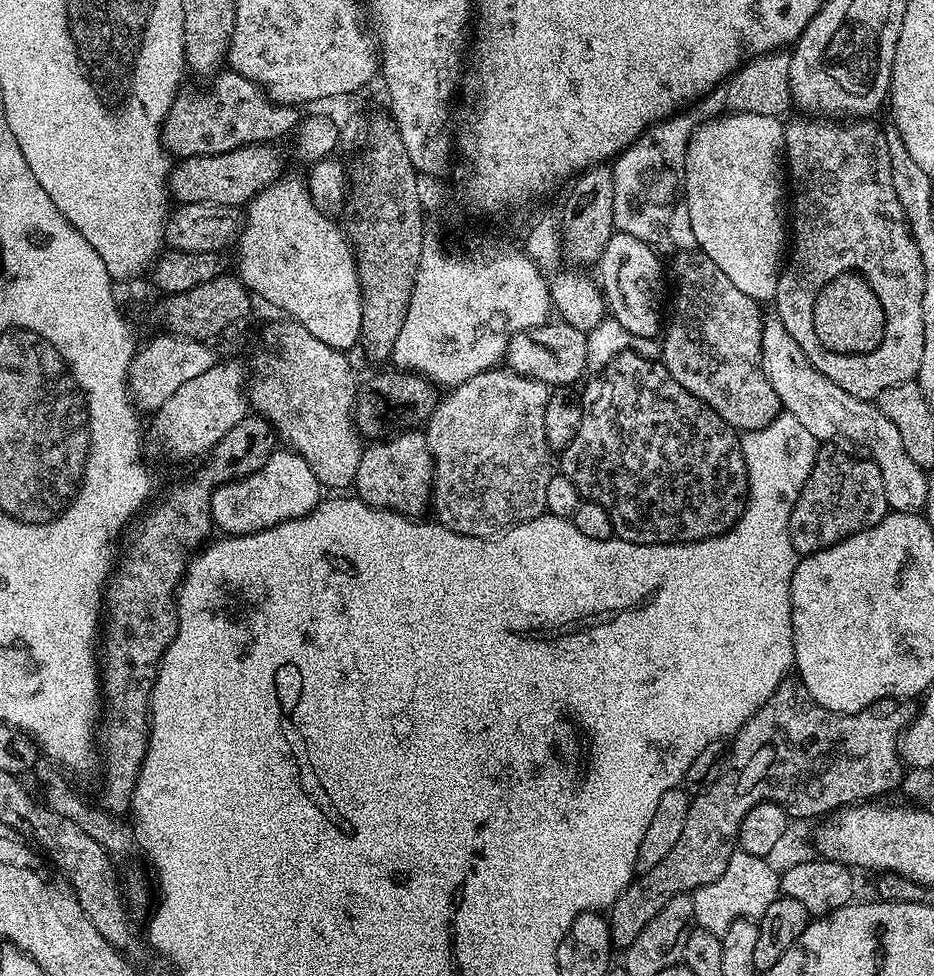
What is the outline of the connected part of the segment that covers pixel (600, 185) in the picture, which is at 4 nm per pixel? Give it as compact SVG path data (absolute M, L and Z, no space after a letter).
M607 163L588 168L571 181L572 189L564 200L564 209L558 215L558 227L562 237L562 256L566 261L573 260L573 265L595 265L600 259L606 242L610 242L616 231L614 222L614 178Z

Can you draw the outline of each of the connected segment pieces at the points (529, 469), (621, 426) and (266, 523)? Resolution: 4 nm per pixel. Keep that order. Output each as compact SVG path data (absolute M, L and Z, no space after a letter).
M495 366L485 372L475 374L453 387L448 397L441 399L426 421L426 435L428 437L428 453L432 456L432 502L431 511L436 511L435 519L443 528L448 528L457 536L483 536L496 538L507 533L515 524L530 522L534 518L545 515L546 486L554 475L554 464L548 461L550 449L546 440L545 415L547 400L550 393L549 385L538 382L534 378L526 378L522 374L509 370L504 366Z
M629 350L618 353L603 368L603 371L595 373L591 379L593 380L585 386L584 394L582 393L581 426L574 435L573 441L559 453L558 468L564 477L580 491L583 499L598 502L598 506L602 506L602 510L610 514L613 533L619 539L635 544L685 544L695 540L714 538L731 530L743 514L744 505L748 502L748 471L740 449L740 436L737 429L731 428L710 406L694 398L690 390L678 386L678 382L674 382L670 370L666 370L663 362L644 356L640 352Z
M278 448L267 464L254 474L220 484L212 492L213 525L223 534L245 536L260 533L282 522L304 517L322 498L322 485L309 463L292 449Z

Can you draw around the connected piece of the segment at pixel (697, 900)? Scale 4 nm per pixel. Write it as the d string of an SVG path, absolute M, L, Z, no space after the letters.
M737 850L732 853L722 878L696 889L691 895L694 922L707 932L722 936L736 919L758 920L780 893L779 874L768 866L765 857Z

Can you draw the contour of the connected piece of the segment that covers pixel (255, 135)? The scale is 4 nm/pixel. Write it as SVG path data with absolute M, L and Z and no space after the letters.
M224 70L219 73L211 81L212 84L209 88L196 88L193 92L187 92L187 90L181 91L179 95L177 95L176 100L170 106L170 110L166 114L166 118L164 119L164 123L160 125L160 139L164 141L165 148L168 149L169 153L173 157L183 158L185 156L209 156L210 154L226 154L230 150L238 150L242 146L246 146L247 144L266 144L269 142L279 141L279 136L284 136L293 131L299 125L302 116L295 107L286 105L286 104L277 104L276 101L272 100L270 97L266 95L263 87L253 82L250 78L246 78L242 74L238 74L237 72L231 70Z

